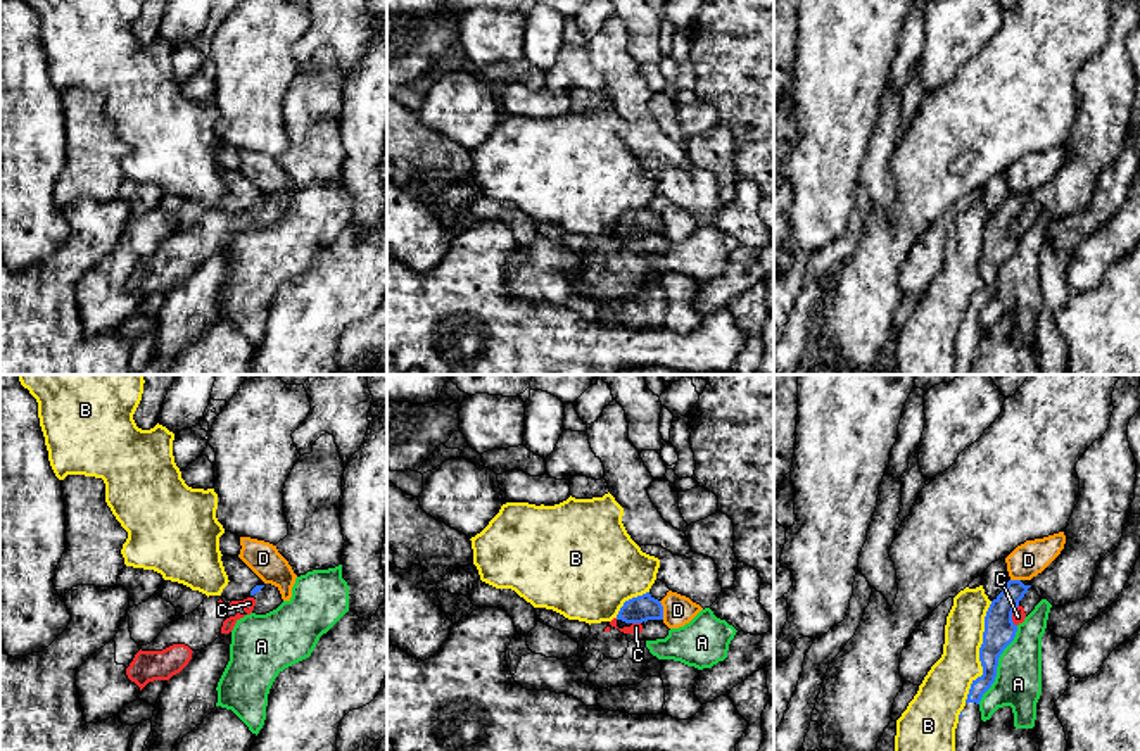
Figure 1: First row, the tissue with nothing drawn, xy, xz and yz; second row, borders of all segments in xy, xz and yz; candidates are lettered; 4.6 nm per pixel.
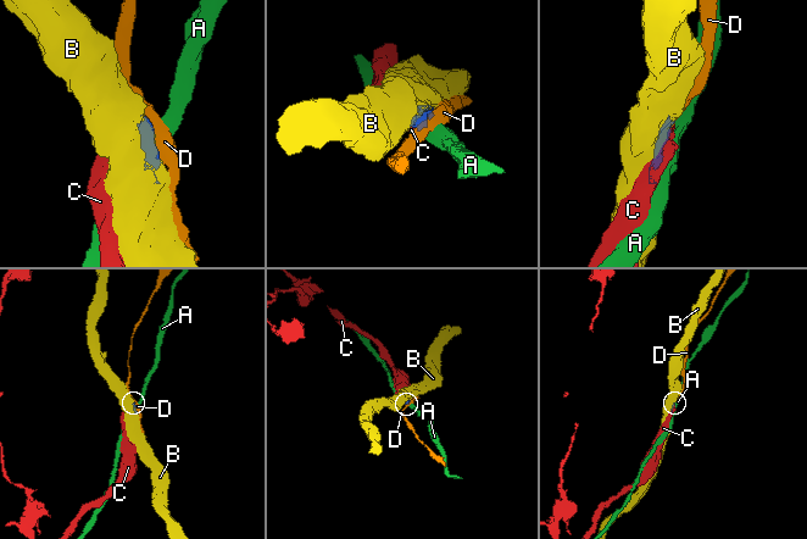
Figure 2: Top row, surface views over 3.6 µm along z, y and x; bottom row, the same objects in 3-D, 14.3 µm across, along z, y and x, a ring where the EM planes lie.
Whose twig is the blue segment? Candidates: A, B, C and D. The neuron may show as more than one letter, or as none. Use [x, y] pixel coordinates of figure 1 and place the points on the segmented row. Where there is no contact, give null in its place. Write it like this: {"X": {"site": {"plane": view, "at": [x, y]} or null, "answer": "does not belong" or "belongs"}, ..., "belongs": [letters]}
{"A": {"site": {"plane": "yz", "at": [997, 665]}, "answer": "does not belong"}, "B": {"site": {"plane": "yz", "at": [980, 651]}, "answer": "does not belong"}, "C": {"site": {"plane": "yz", "at": [1011, 615]}, "answer": "does not belong"}, "D": {"site": {"plane": "xz", "at": [662, 610]}, "answer": "does not belong"}, "belongs": []}

